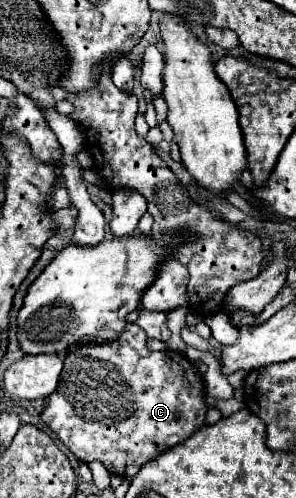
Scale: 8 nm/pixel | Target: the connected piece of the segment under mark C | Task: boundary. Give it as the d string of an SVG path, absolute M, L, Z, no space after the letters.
M125 331L117 341L67 353L59 387L45 399L41 421L79 461L101 461L111 475L131 479L143 463L189 439L203 427L205 413L205 387L193 363L175 351L151 351L145 331Z

